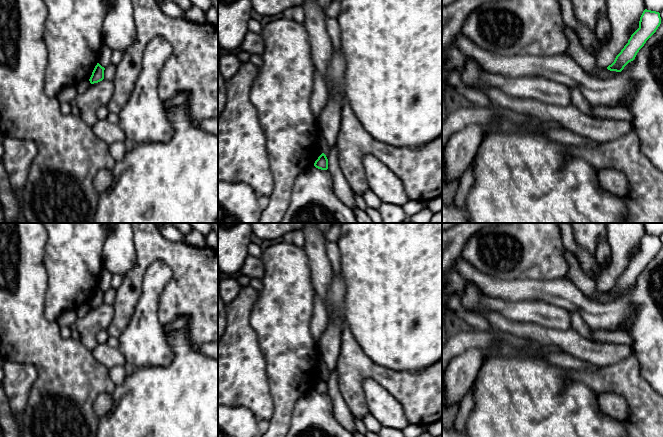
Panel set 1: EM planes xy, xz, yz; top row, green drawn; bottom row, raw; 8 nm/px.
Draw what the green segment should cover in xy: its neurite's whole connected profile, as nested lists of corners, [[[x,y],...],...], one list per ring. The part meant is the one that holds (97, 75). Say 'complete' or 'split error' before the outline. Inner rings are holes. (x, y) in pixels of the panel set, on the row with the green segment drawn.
complete; [[[97,63],[89,79],[90,83],[94,84],[102,81],[104,79],[104,70],[105,68],[102,67],[99,63]]]

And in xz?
complete; [[[322,153],[318,159],[315,161],[314,166],[321,170],[328,169],[328,159],[324,153]]]

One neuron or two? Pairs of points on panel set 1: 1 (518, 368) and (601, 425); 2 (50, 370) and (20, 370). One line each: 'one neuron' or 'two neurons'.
1: one neuron
2: two neurons

